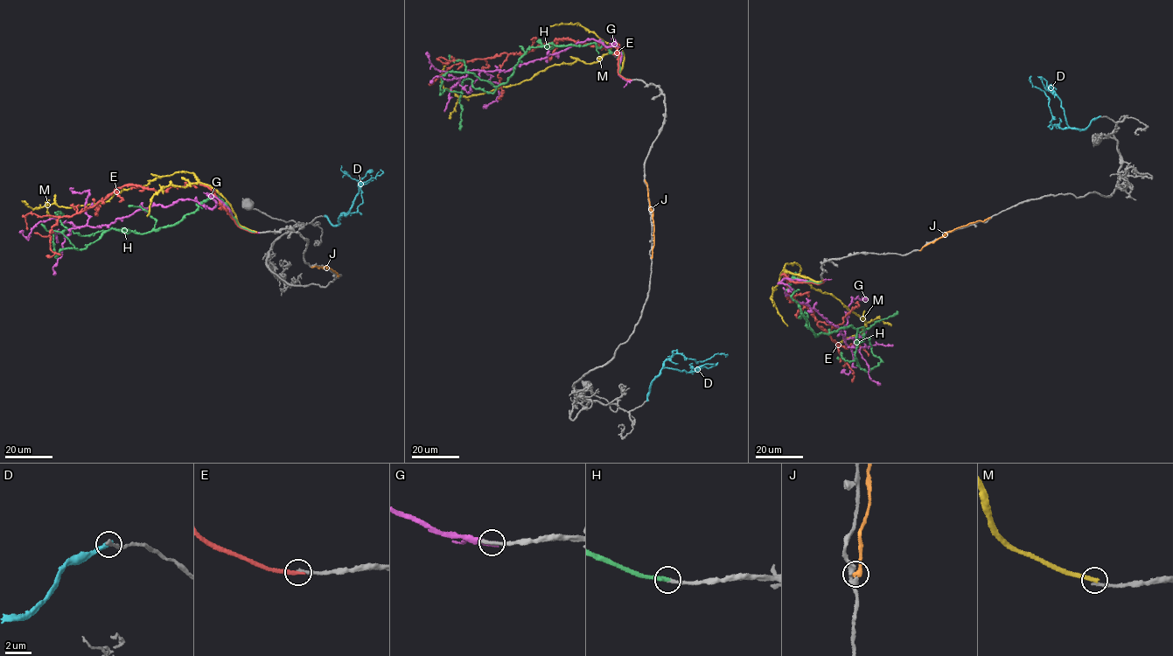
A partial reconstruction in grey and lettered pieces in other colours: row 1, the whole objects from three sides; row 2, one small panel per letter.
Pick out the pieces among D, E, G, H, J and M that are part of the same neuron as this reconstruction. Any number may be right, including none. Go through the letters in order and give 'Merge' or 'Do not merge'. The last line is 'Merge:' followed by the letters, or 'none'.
D: Do not merge
E: Do not merge
G: Do not merge
H: Merge
J: Do not merge
M: Do not merge
Merge: H

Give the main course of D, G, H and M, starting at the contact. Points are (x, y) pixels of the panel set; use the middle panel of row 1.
D: (646, 400), (649, 388), (662, 365), (674, 353), (694, 359), (697, 363), (717, 353), (727, 354), (725, 357)
G: (631, 80), (618, 73), (613, 39), (480, 72), (467, 92), (427, 52)
H: (629, 80), (603, 45), (549, 44), (495, 86), (441, 77), (441, 94), (463, 94)
M: (630, 80), (620, 74), (624, 52), (610, 46), (592, 63), (548, 66), (465, 97), (444, 87), (445, 64)

